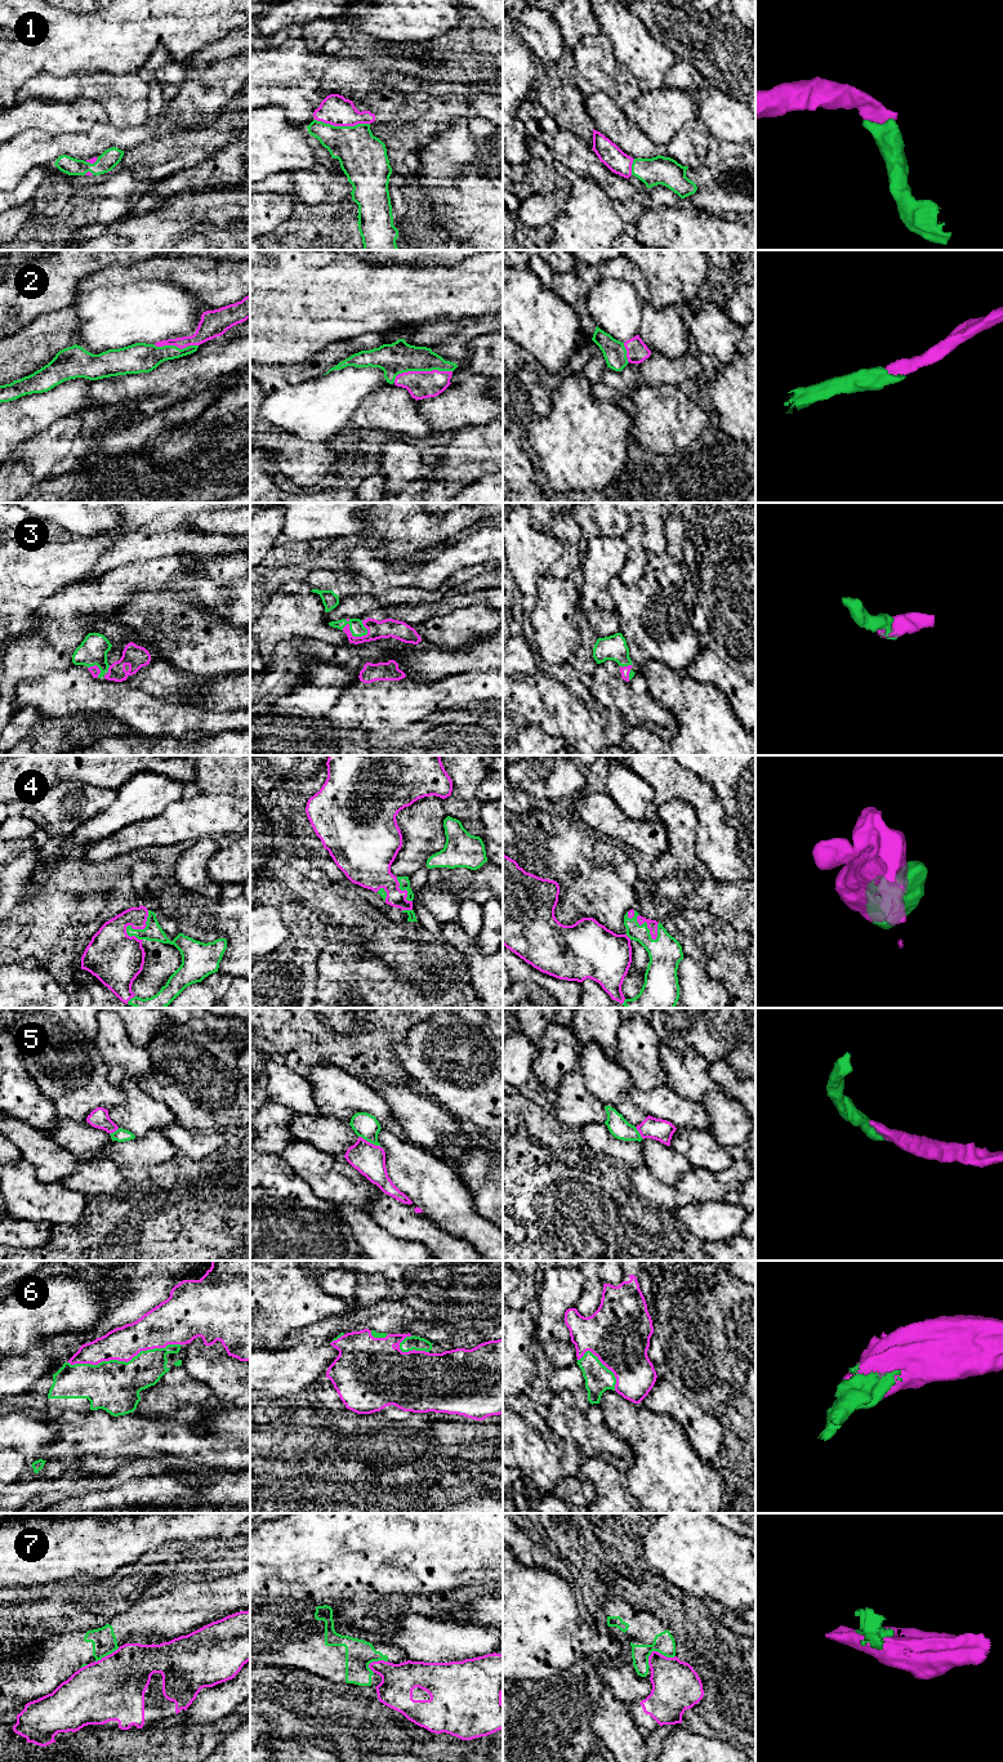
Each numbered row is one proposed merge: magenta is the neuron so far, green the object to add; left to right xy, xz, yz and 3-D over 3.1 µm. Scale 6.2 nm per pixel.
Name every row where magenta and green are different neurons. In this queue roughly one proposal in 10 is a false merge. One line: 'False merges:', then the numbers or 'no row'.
False merges: 7

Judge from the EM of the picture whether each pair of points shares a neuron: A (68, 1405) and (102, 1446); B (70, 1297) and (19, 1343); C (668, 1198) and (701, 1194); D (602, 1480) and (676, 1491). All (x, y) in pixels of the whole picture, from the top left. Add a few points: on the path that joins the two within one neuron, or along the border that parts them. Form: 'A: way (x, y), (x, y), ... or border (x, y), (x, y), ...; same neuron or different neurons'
A: border (90, 1410), (63, 1412), (54, 1421), (45, 1421); different neurons
B: way (57, 1308), (32, 1330); same neuron
C: border (674, 1187), (694, 1200); different neurons
D: border (624, 1477), (629, 1491); different neurons

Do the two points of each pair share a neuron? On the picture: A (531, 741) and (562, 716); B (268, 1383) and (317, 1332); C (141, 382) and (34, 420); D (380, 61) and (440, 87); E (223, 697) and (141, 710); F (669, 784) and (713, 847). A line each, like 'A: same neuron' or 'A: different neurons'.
A: different neurons
B: different neurons
C: different neurons
D: same neuron
E: different neurons
F: same neuron

